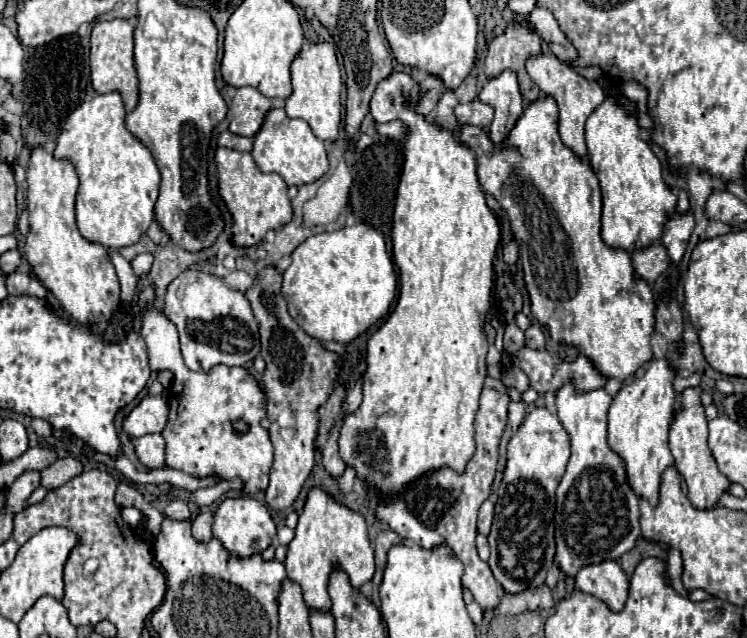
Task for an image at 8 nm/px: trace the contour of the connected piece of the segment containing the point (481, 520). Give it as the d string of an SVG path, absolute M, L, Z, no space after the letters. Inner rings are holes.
M486 500L480 510L478 510L478 532L488 536L490 526L492 526L492 518L494 518L494 502Z

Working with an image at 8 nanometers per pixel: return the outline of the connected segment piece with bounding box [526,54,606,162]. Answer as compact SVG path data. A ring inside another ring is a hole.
M546 54L530 56L526 62L526 70L532 82L536 82L538 88L558 104L558 132L560 132L562 142L580 160L586 162L588 152L586 152L586 142L584 142L584 124L588 116L606 100L604 90L600 88L598 82L588 82L578 72L574 72L568 64L562 64L556 56L546 56Z

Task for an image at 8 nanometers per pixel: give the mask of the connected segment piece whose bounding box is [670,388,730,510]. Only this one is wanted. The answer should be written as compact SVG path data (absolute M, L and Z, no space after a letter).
M688 388L682 394L682 404L680 404L680 414L674 418L670 426L670 452L674 456L674 466L676 470L684 476L686 486L688 486L688 498L694 508L698 510L712 510L716 508L720 496L728 490L730 480L718 470L716 460L712 458L712 452L706 444L708 440L708 420L704 416L704 408L700 404L700 390L698 388Z

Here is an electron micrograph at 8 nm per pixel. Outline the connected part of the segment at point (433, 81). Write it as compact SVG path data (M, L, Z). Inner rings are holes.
M426 76L420 80L420 102L416 104L416 112L422 116L428 116L436 104L440 94L444 92L444 84L436 76Z

